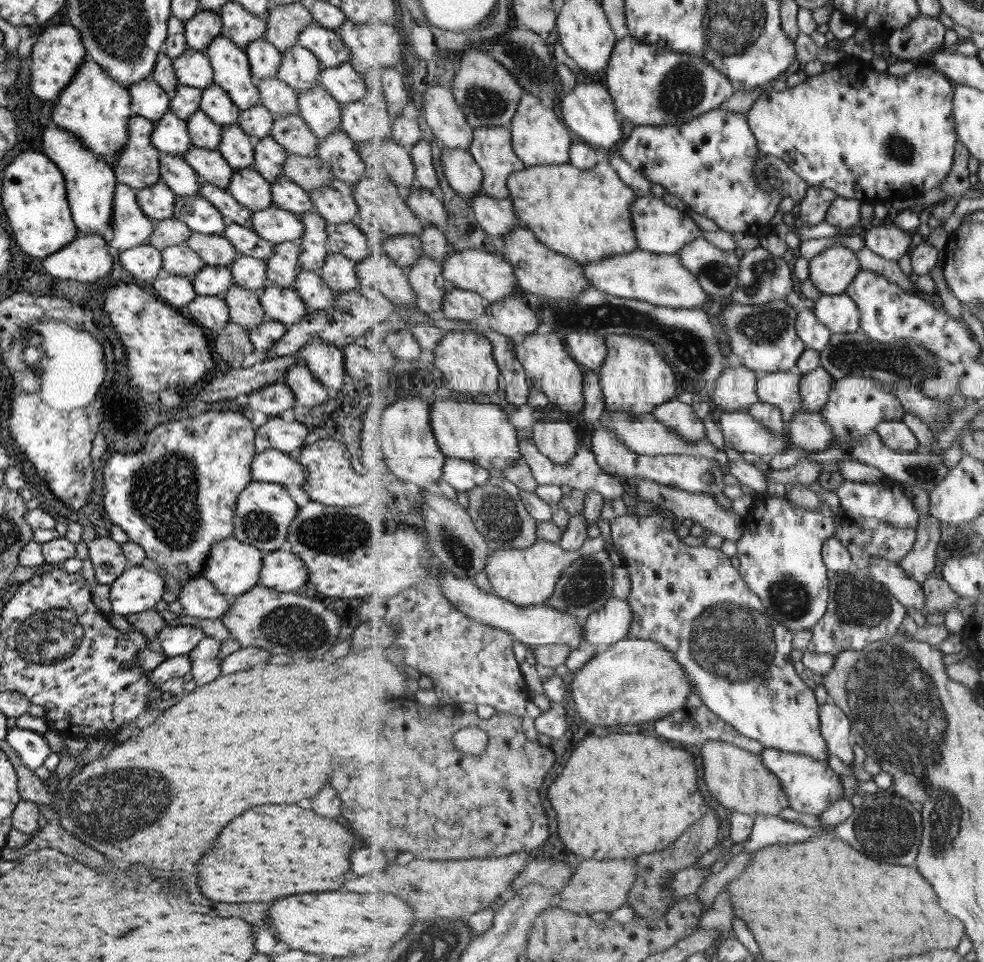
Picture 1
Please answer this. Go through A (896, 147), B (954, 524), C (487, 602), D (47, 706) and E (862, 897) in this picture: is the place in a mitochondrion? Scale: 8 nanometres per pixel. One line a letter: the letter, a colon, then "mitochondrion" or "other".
A: mitochondrion
B: other
C: other
D: other
E: other

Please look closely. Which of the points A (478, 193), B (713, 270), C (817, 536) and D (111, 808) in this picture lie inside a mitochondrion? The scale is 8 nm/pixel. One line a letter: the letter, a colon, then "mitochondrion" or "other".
A: other
B: mitochondrion
C: other
D: mitochondrion

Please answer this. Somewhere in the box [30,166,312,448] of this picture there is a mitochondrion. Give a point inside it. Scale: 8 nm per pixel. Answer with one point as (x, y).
(52, 334)

